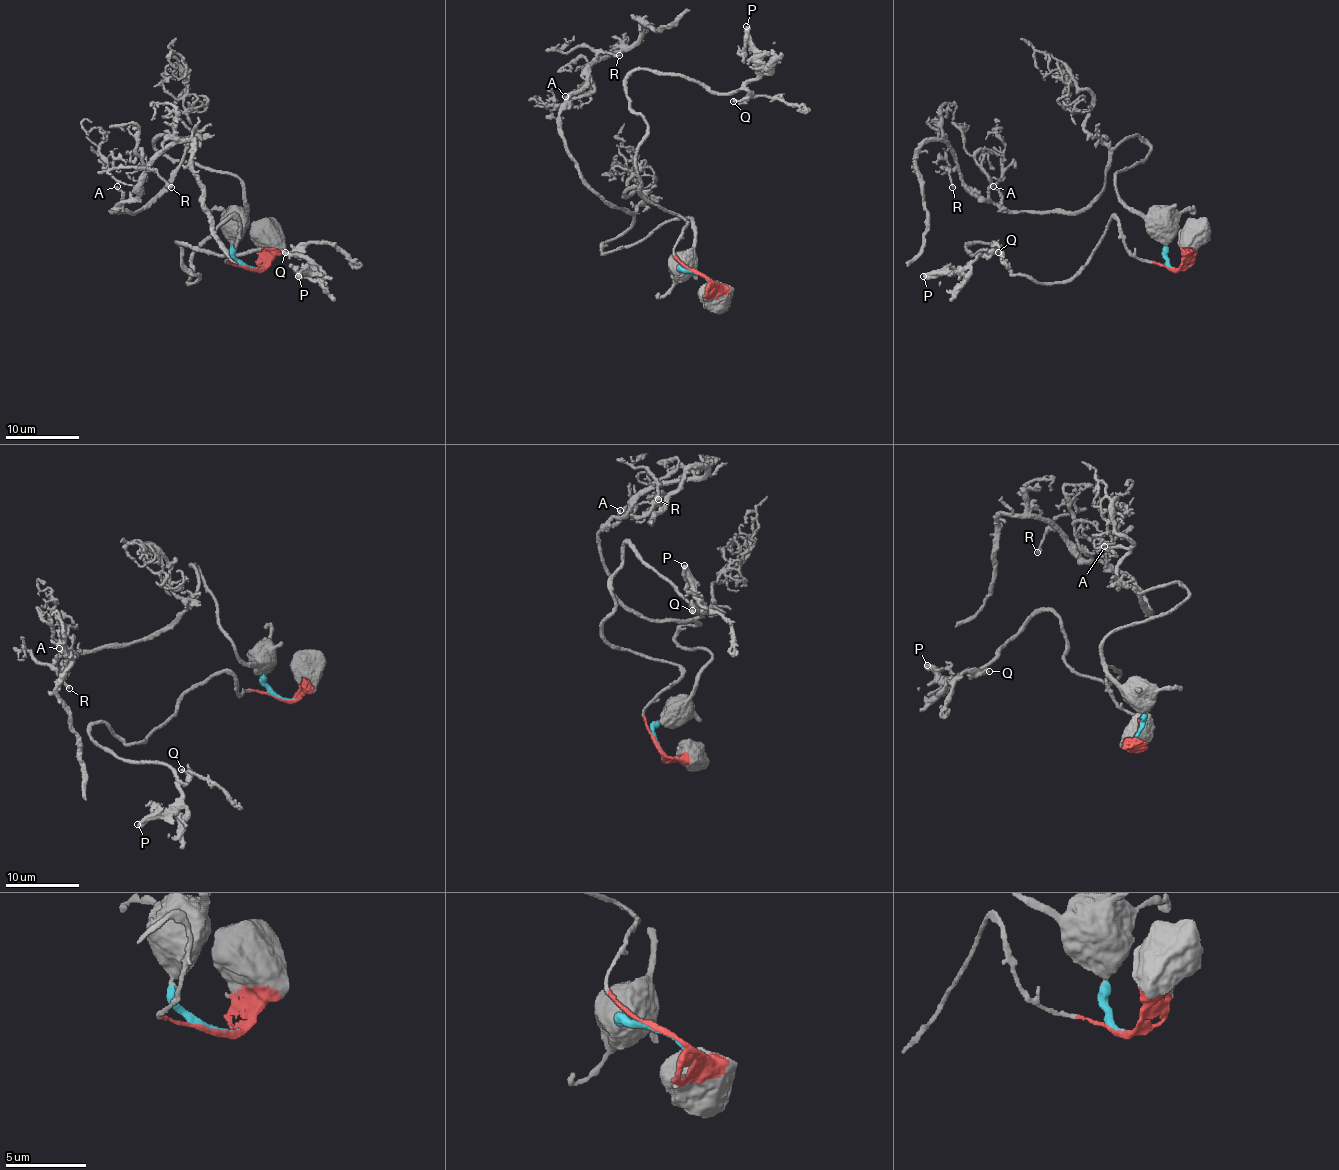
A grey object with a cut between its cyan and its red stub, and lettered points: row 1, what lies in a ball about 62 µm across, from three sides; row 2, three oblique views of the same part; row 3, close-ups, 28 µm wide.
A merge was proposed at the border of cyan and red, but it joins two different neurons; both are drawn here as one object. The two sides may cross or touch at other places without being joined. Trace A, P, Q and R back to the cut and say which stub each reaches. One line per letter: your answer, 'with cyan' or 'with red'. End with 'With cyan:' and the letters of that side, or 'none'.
A: with cyan
P: with red
Q: with red
R: with cyan
With cyan: A, R

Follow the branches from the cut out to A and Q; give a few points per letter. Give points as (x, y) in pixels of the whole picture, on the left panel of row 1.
A: (255, 269), (235, 256), (242, 182), (155, 147), (177, 136), (177, 173), (136, 212), (111, 212), (116, 186)
Q: (255, 269), (225, 262), (233, 217), (194, 252), (190, 282), (177, 243), (284, 252)

